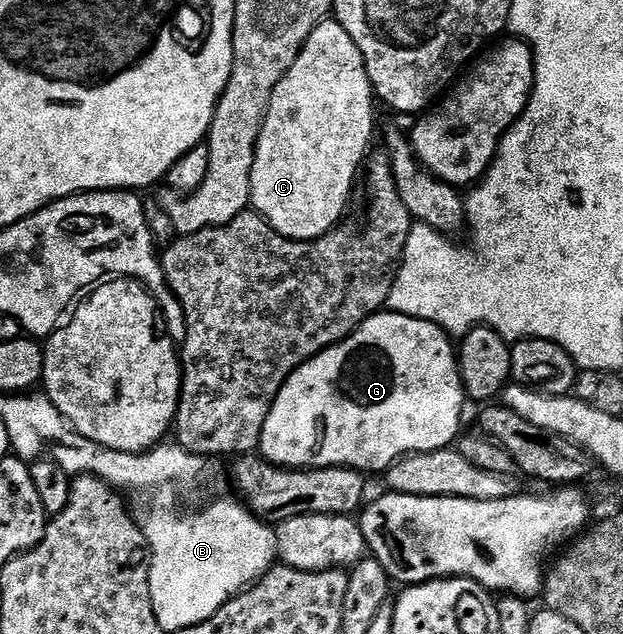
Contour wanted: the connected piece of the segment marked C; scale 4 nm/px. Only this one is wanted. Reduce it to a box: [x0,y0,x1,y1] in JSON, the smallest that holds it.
[249,18,373,240]

